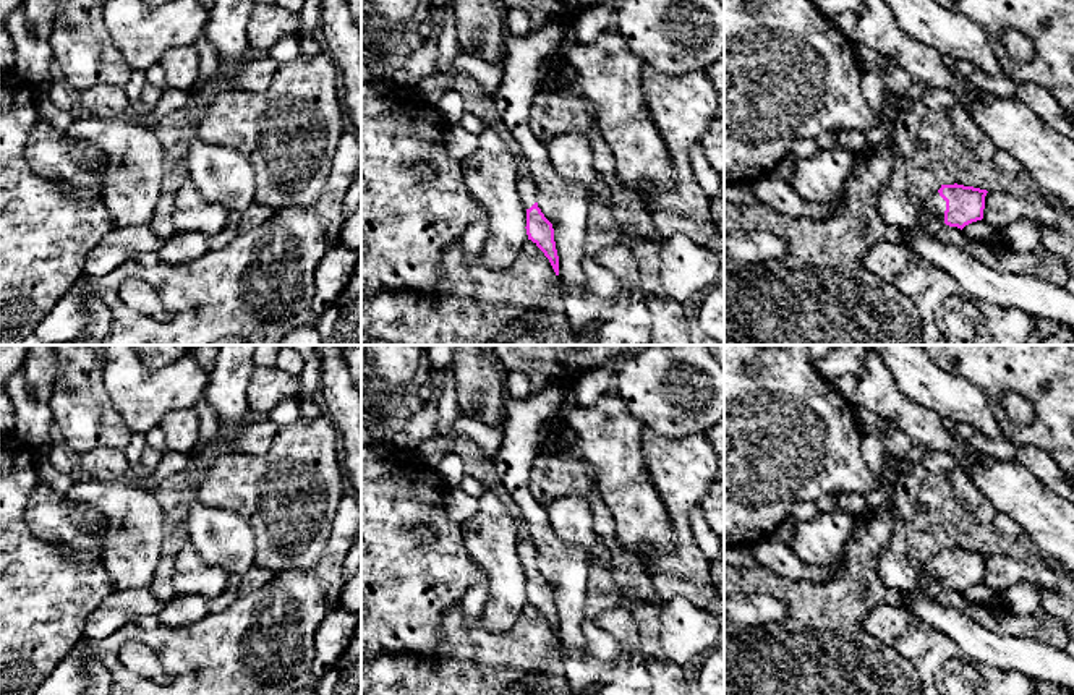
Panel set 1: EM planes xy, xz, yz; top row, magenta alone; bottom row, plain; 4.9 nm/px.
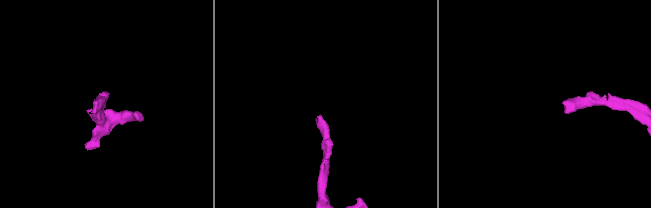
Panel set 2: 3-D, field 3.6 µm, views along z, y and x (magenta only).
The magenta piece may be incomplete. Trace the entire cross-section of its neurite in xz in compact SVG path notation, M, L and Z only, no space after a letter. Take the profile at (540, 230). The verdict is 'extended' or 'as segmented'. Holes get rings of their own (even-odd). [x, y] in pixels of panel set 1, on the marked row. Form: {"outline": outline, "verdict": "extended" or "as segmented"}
{"outline": "M518 178L520 198L526 207L526 235L549 259L556 275L559 275L559 256L554 241L552 224L544 217L536 203L536 186L531 178Z", "verdict": "extended"}

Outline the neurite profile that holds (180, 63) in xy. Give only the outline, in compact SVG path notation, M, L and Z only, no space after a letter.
M194 45L168 49L159 60L165 71L168 87L188 91L198 83L199 55Z

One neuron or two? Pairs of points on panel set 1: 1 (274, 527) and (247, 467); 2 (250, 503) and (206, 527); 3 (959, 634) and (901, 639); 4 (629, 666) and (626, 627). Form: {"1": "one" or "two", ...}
{"1": "one", "2": "two", "3": "two", "4": "one"}

